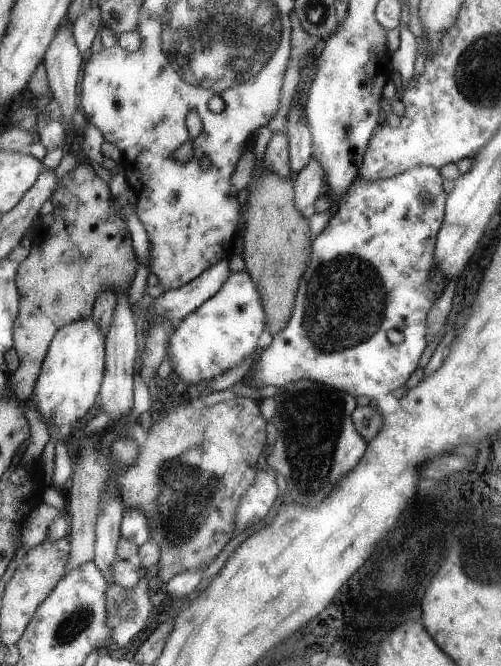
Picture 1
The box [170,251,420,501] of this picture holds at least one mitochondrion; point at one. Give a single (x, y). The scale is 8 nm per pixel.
(315, 418)

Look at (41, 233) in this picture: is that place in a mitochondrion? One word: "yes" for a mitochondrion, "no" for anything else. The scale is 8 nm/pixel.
no

